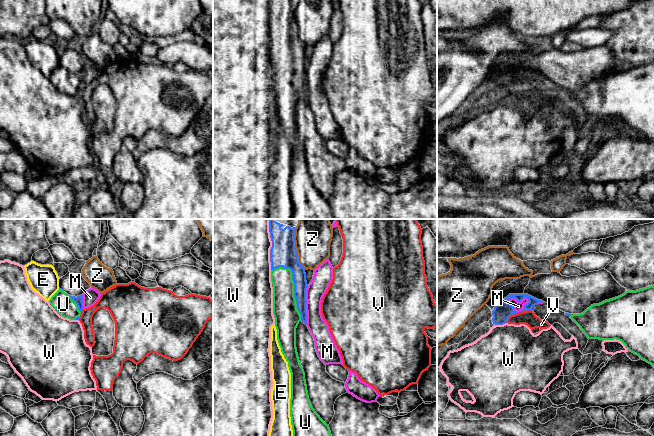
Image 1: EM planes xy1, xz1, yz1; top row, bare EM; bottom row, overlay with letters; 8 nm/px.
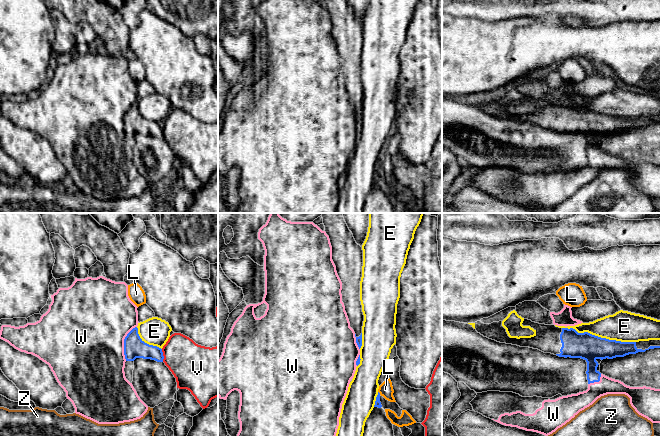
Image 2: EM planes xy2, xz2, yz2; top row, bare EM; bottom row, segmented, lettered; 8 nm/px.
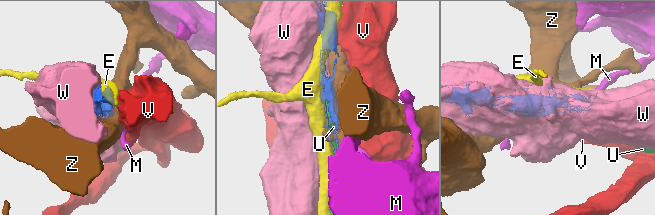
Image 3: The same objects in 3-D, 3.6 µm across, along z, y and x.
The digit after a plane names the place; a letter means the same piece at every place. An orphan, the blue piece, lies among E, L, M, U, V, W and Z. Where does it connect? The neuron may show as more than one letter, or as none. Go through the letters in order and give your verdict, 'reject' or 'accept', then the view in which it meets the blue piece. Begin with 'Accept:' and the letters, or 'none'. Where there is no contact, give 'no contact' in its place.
Accept: none
E: reject | yz2
L: reject | xz2
M: reject | yz1
U: reject | xz1
V: reject | yz1
W: reject | xz1
Z: reject | xz1

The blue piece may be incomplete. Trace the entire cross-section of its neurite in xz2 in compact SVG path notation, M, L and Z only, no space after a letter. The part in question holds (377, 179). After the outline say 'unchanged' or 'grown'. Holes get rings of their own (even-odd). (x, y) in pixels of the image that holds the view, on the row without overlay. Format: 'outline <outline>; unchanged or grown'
outline M380 169L376 173L375 181L367 194L362 213L395 213L393 200L387 194L380 178Z; grown

